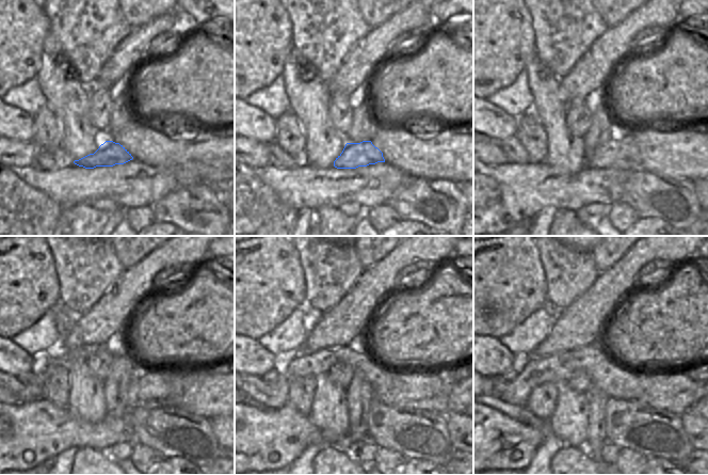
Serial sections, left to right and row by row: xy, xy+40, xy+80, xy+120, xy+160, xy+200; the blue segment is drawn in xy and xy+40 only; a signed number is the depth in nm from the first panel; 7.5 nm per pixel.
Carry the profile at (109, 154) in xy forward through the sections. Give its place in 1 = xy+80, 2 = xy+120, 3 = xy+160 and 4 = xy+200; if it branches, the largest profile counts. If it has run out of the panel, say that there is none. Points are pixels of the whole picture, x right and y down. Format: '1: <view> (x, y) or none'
1: xy+80 (621, 152)
2: xy+120 (155, 389)
3: xy+160 (429, 391)
4: xy+200 (674, 392)

